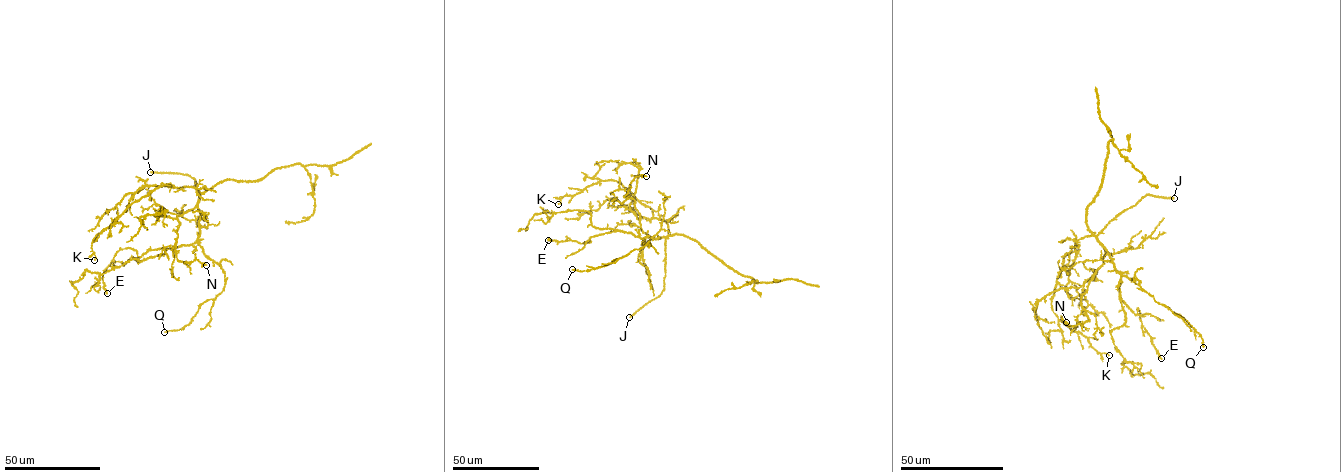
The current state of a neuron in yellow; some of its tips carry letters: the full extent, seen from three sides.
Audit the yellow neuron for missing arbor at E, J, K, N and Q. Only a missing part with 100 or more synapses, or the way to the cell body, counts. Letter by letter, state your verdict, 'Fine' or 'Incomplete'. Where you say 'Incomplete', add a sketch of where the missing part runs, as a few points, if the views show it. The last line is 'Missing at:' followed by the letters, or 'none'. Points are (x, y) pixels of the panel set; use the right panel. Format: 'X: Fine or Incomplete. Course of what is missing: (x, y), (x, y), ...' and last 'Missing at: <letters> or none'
E: Fine
J: Incomplete
K: Fine
N: Fine
Q: Fine
Missing at: J

